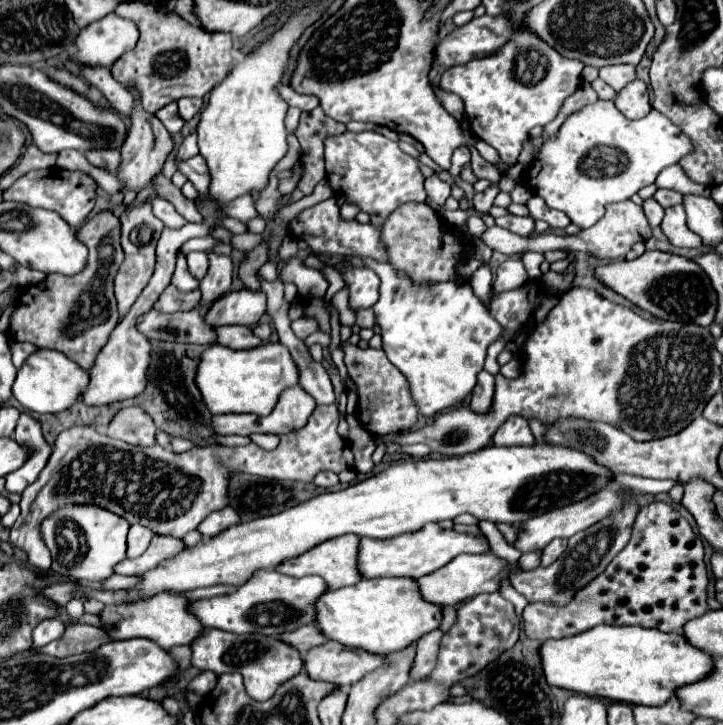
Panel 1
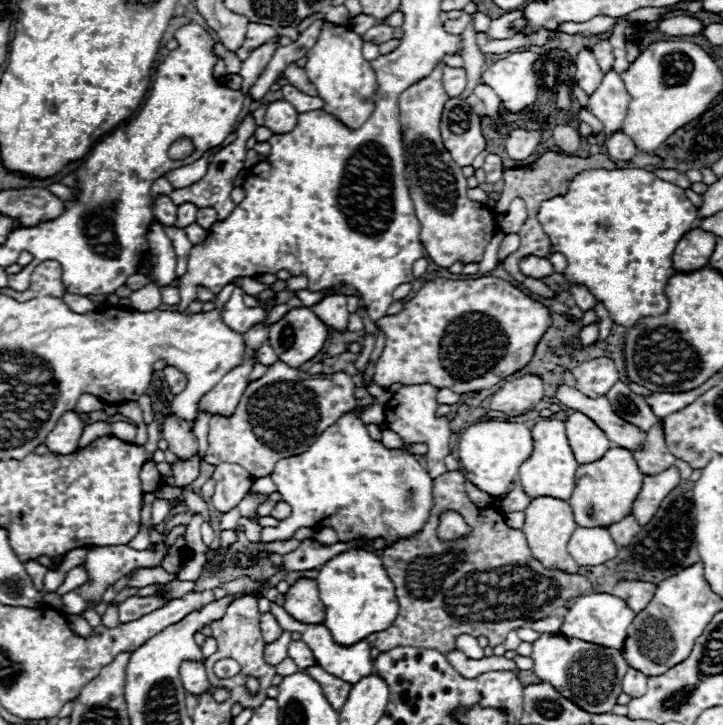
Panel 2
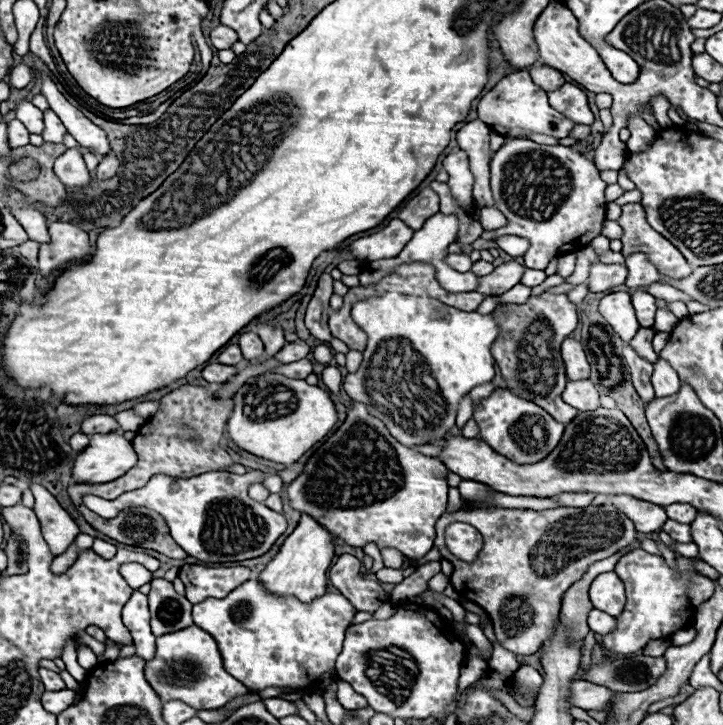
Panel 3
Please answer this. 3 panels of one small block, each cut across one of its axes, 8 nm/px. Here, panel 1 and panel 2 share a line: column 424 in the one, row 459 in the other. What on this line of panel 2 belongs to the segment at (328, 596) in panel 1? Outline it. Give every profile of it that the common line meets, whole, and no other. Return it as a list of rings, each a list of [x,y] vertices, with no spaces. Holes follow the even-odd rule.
[[[610,448],[604,458],[592,464],[584,464],[576,472],[576,488],[572,498],[568,500],[572,506],[572,514],[578,526],[582,528],[608,528],[610,524],[620,522],[632,510],[632,502],[636,500],[642,488],[642,474],[632,458],[632,452],[626,448]]]

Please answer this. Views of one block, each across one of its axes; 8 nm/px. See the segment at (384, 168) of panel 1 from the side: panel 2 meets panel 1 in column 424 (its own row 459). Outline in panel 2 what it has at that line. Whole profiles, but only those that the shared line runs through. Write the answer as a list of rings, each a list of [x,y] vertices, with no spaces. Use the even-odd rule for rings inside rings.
[[[194,456],[188,462],[176,462],[172,464],[172,474],[174,478],[164,478],[162,476],[162,484],[172,484],[172,486],[188,486],[190,482],[194,482],[200,474],[200,458]]]

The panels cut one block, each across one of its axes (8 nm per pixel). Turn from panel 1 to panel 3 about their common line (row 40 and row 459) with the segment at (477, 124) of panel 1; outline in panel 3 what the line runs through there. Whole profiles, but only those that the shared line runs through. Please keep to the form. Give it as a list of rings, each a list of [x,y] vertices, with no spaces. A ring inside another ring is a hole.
[[[496,388],[488,398],[474,406],[472,418],[480,426],[480,440],[514,464],[534,464],[544,460],[560,442],[564,426],[532,400],[516,396],[510,388]]]

